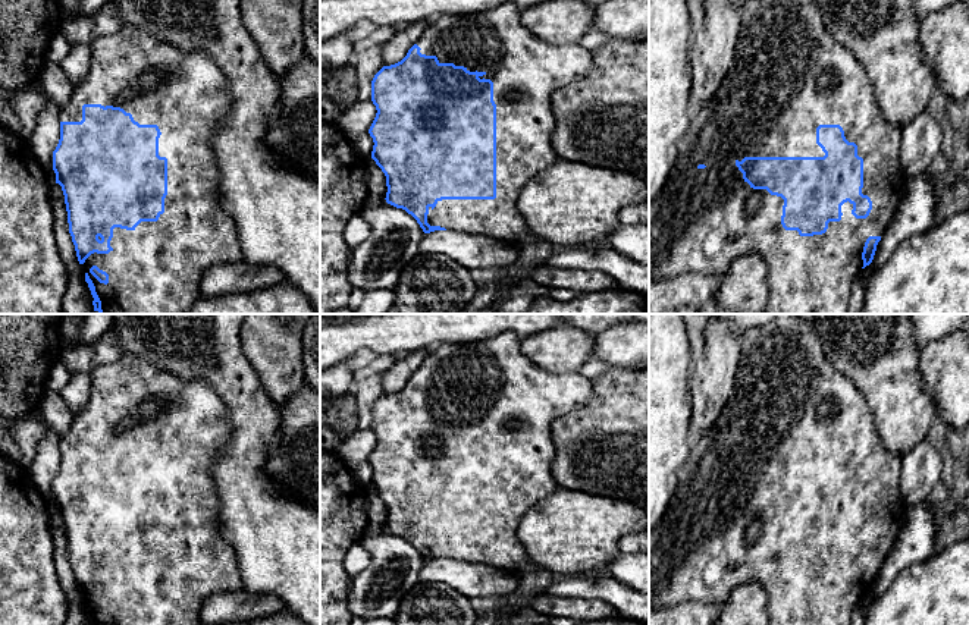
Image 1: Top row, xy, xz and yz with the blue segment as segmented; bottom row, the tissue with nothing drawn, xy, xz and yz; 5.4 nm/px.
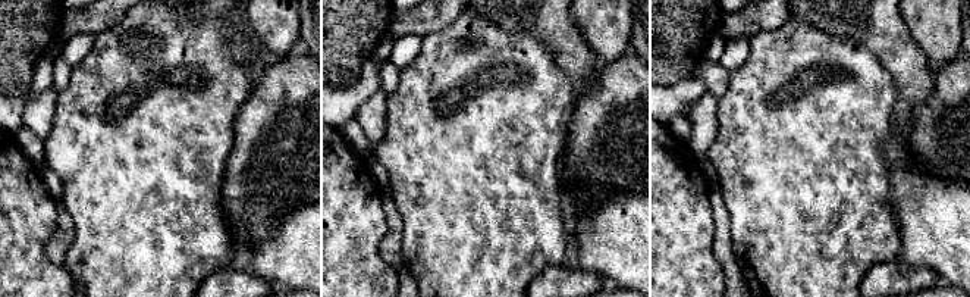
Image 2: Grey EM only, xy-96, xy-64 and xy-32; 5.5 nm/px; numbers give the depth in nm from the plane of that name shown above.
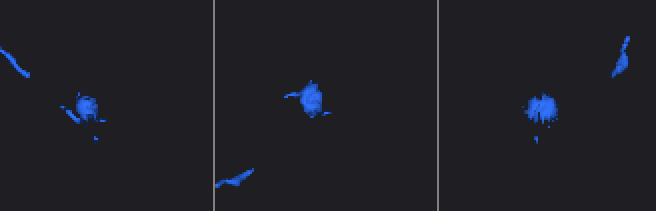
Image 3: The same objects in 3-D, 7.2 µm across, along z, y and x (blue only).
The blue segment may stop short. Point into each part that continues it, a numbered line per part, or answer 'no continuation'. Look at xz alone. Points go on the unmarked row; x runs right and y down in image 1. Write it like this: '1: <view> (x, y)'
1: xz (526, 399)

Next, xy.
1: xy (184, 421)

